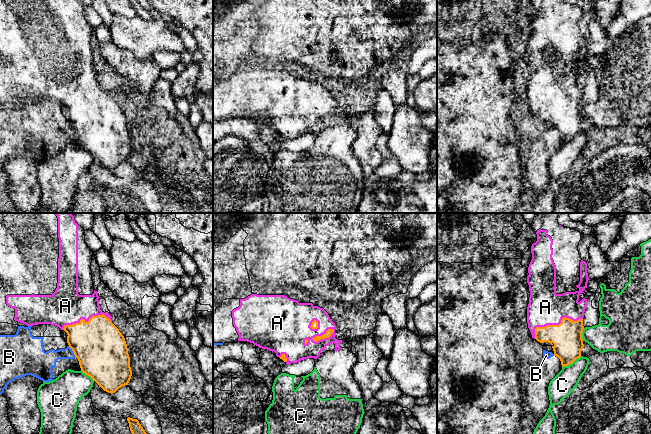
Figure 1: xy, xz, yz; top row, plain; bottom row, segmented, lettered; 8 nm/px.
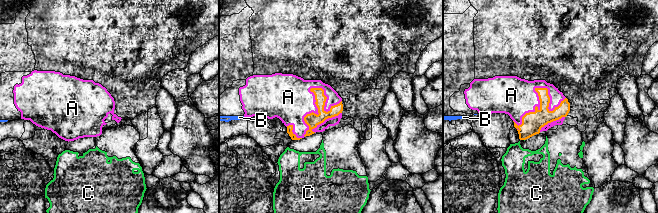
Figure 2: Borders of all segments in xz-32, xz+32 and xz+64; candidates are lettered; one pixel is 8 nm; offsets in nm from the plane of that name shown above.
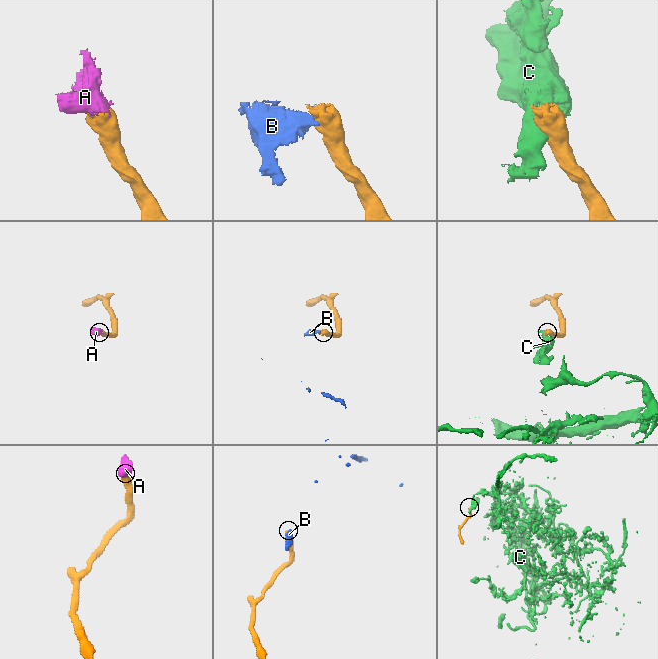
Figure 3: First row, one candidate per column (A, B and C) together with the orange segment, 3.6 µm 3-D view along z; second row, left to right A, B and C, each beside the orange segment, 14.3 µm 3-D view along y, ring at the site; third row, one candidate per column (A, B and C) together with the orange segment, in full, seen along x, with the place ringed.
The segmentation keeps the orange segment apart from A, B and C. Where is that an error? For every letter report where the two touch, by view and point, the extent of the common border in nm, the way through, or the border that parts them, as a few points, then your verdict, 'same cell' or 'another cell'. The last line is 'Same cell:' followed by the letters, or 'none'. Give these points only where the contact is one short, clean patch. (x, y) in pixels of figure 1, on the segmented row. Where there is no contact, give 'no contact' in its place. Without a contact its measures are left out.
A: contact yz (554, 325); length 420 nm; same cell
B: contact xy (73, 352); length 110 nm; border xy (68, 346), (75, 357); another cell
C: contact yz (571, 363); length 180 nm; another cell
Same cell: A

